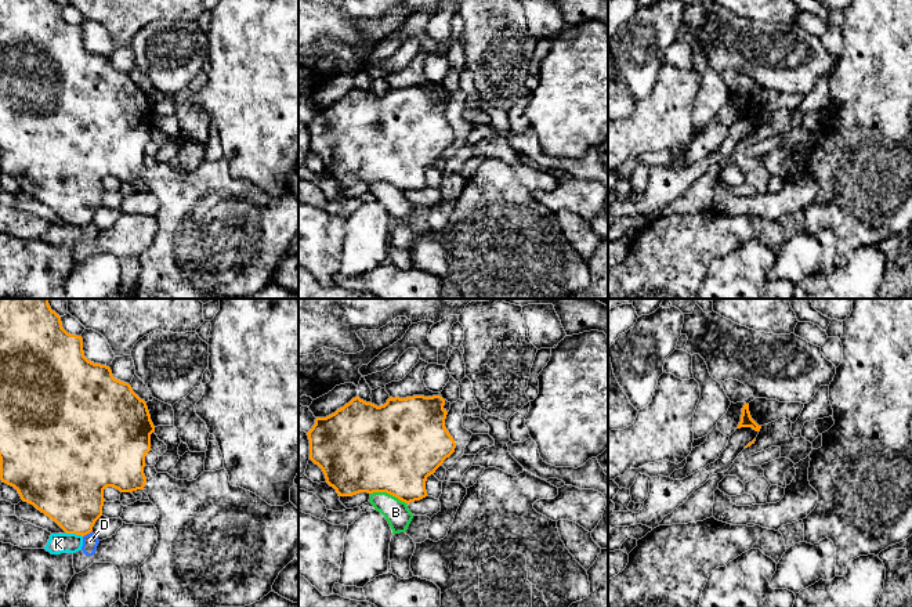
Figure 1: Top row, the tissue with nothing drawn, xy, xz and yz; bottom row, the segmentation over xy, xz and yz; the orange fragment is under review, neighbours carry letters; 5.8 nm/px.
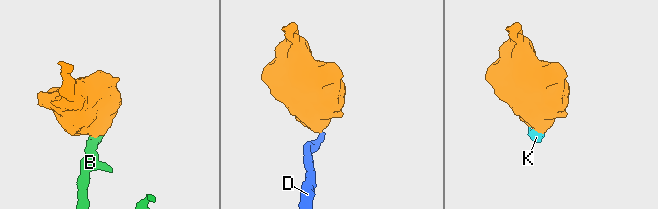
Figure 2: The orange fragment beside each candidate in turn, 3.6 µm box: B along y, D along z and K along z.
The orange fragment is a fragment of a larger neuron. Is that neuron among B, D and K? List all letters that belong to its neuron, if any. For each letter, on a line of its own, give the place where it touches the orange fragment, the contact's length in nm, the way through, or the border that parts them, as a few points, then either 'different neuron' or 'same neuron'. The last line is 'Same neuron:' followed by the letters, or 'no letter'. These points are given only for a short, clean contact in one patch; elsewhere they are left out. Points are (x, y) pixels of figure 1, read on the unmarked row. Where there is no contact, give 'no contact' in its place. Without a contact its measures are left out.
B: contact xz (388, 183); length 220 nm; different neuron
D: contact xy (86, 224); length 60 nm; border xy (90, 221), (83, 227); different neuron
K: contact xy (73, 223); length 110 nm; border xy (65, 221), (82, 227); different neuron
Same neuron: no letter

